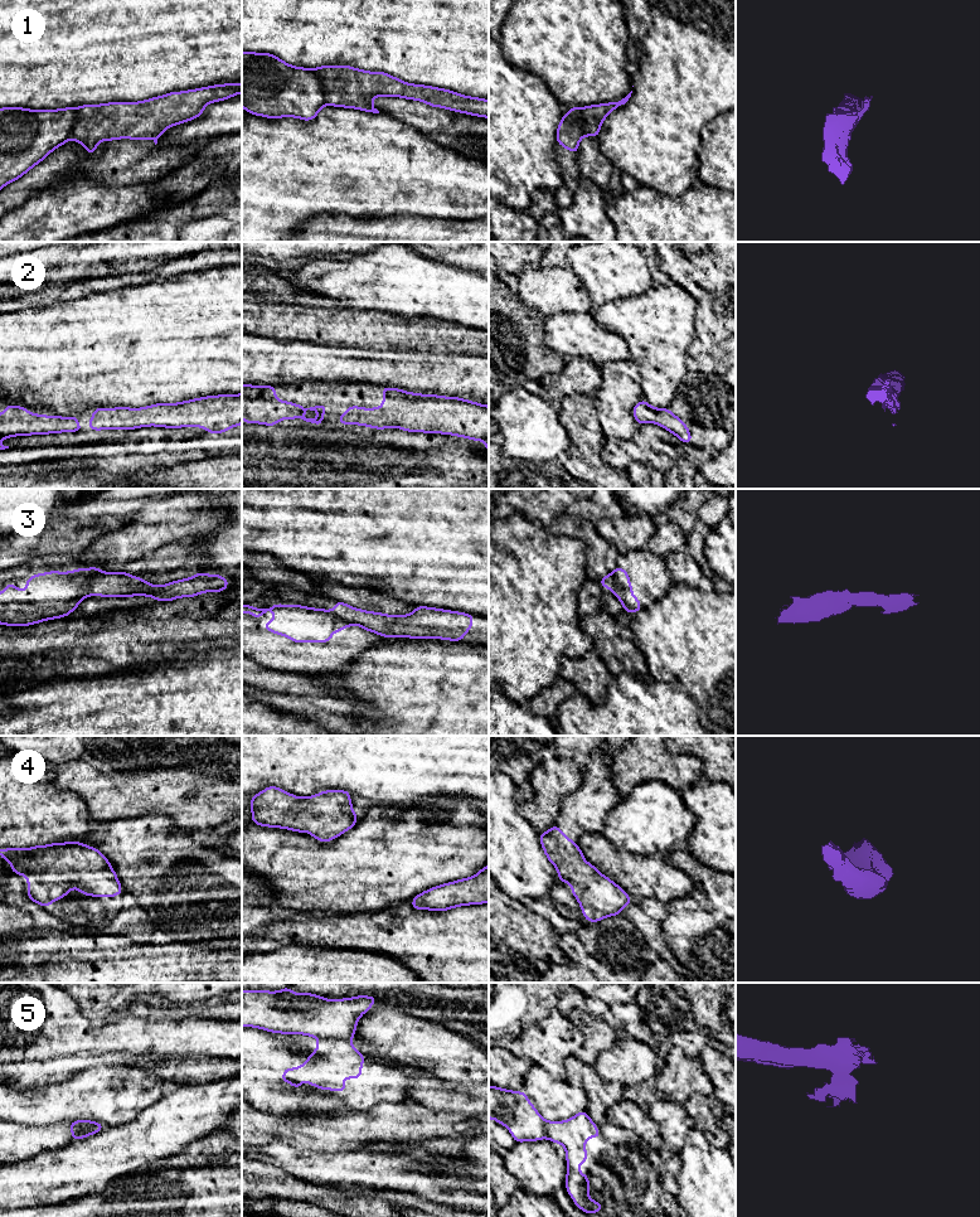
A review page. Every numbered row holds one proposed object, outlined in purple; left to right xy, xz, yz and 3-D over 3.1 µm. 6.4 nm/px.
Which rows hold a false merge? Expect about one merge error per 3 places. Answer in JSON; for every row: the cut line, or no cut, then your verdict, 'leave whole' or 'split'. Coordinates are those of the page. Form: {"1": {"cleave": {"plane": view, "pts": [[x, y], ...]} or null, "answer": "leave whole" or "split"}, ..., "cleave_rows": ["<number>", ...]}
{"1": {"cleave": {"plane": "xz", "pts": [[313, 69], [324, 93], [325, 103]]}, "answer": "split"}, "2": {"cleave": null, "answer": "leave whole"}, "3": {"cleave": {"plane": "xy", "pts": [[102, 572], [91, 580], [88, 586], [90, 594]]}, "answer": "split"}, "4": {"cleave": null, "answer": "leave whole"}, "5": {"cleave": {"plane": "xz", "pts": [[318, 1037], [340, 1038], [349, 1042]]}, "answer": "split"}, "cleave_rows": ["1", "3", "5"]}

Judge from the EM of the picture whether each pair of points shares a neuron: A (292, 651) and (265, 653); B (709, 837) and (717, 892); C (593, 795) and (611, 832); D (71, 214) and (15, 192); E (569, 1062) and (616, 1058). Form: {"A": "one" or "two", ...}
{"A": "one", "B": "two", "C": "two", "D": "two", "E": "two"}

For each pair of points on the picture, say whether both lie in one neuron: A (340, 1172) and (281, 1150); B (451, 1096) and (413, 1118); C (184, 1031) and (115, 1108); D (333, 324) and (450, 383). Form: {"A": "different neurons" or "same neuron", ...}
{"A": "same neuron", "B": "different neurons", "C": "different neurons", "D": "different neurons"}

